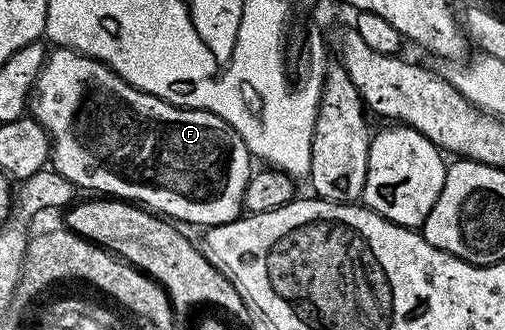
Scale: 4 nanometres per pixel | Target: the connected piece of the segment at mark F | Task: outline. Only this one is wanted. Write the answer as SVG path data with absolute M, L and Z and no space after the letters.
M54 47L46 55L41 71L38 72L36 80L33 81L31 95L27 100L27 108L34 120L41 124L51 141L51 168L58 172L61 177L78 189L90 188L93 194L108 194L113 198L120 198L130 202L136 202L162 217L173 222L186 220L189 224L202 224L202 229L211 230L217 224L226 224L238 219L242 215L245 202L245 187L251 175L251 157L249 148L239 138L239 134L223 118L211 114L202 108L180 108L174 104L169 104L165 100L160 100L157 96L147 94L135 86L131 86L127 81L114 72L113 69L102 62L94 60L92 56L84 56L82 52L75 52L72 48Z

